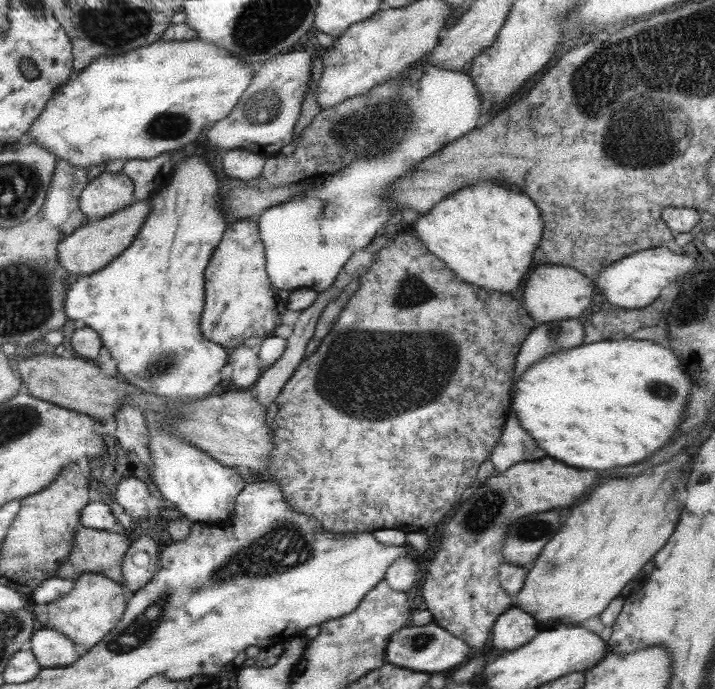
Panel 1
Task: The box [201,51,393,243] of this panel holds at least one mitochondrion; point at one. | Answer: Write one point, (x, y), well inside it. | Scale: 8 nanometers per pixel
(263, 106)

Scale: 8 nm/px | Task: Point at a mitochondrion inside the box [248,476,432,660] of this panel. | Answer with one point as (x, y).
(417, 643)

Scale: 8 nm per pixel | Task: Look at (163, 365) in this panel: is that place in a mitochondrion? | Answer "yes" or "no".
yes

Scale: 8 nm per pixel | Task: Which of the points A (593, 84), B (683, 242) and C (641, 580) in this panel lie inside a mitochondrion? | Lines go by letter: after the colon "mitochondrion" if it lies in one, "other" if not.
A: mitochondrion
B: other
C: other

